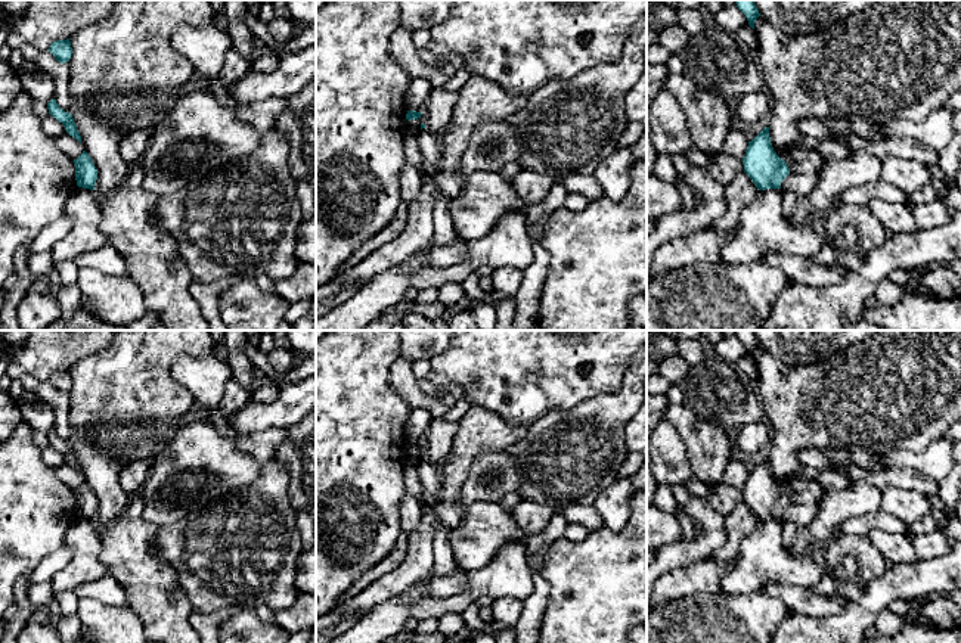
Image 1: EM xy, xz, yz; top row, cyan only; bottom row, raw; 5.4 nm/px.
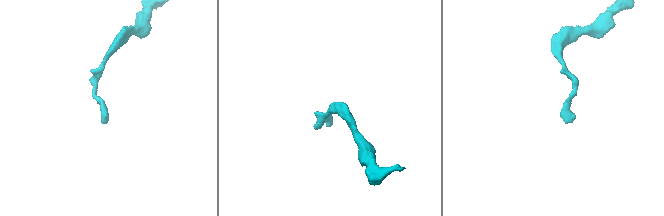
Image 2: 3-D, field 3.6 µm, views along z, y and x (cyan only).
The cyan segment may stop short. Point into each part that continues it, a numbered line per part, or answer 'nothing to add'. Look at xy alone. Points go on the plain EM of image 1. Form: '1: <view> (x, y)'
nothing to add

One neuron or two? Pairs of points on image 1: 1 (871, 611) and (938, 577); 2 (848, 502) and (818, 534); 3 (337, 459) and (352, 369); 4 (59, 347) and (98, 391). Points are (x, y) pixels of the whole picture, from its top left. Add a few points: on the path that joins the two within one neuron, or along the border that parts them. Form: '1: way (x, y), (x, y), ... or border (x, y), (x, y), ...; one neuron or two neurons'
1: way (886, 595), (901, 581), (921, 578); one neuron
2: way (840, 509), (824, 527); one neuron
3: way (337, 437), (337, 391); one neuron
4: border (105, 347), (83, 356), (70, 369); two neurons

